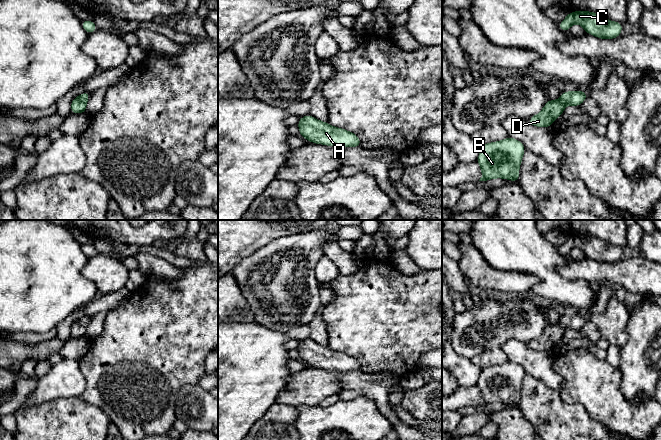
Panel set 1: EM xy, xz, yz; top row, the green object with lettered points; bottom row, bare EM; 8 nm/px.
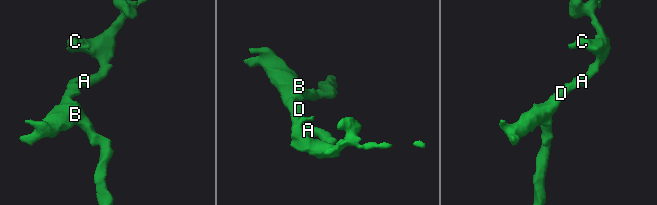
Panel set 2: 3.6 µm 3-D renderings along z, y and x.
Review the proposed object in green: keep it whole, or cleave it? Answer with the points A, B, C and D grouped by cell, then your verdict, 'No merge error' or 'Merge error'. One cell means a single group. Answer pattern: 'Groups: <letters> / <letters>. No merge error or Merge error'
Groups: A B C D. No merge error

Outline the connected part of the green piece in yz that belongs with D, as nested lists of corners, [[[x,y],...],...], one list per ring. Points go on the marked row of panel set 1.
[[[580,90],[564,91],[559,100],[547,100],[541,112],[530,117],[528,122],[535,127],[549,128],[555,119],[564,113],[566,105],[581,106],[587,96],[587,92]]]

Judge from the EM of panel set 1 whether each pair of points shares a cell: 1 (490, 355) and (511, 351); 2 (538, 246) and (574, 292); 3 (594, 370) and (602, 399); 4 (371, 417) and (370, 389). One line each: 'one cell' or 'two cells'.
1: two cells
2: one cell
3: one cell
4: two cells

